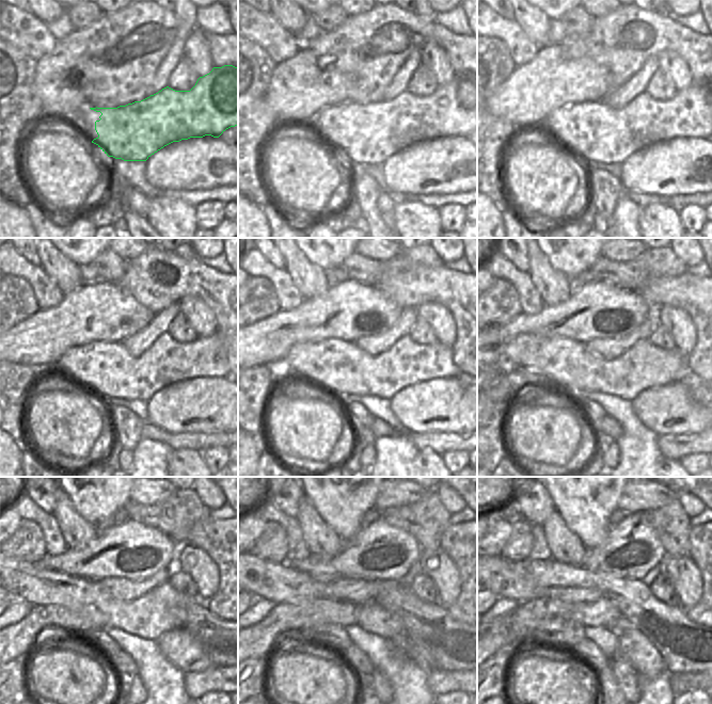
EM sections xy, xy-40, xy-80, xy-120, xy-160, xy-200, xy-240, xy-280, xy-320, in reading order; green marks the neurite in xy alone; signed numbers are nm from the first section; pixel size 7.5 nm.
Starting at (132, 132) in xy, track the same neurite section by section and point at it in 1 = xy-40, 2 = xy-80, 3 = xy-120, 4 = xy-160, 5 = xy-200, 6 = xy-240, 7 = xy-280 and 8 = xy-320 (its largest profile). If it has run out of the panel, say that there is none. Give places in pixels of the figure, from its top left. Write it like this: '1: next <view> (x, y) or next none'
1: next xy-40 (370, 133)
2: next xy-80 (604, 134)
3: next xy-120 (165, 362)
4: next xy-160 (406, 363)
5: next xy-200 (644, 366)
6: next xy-240 (162, 608)
7: next xy-280 (274, 581)
8: next xy-320 (507, 579)

